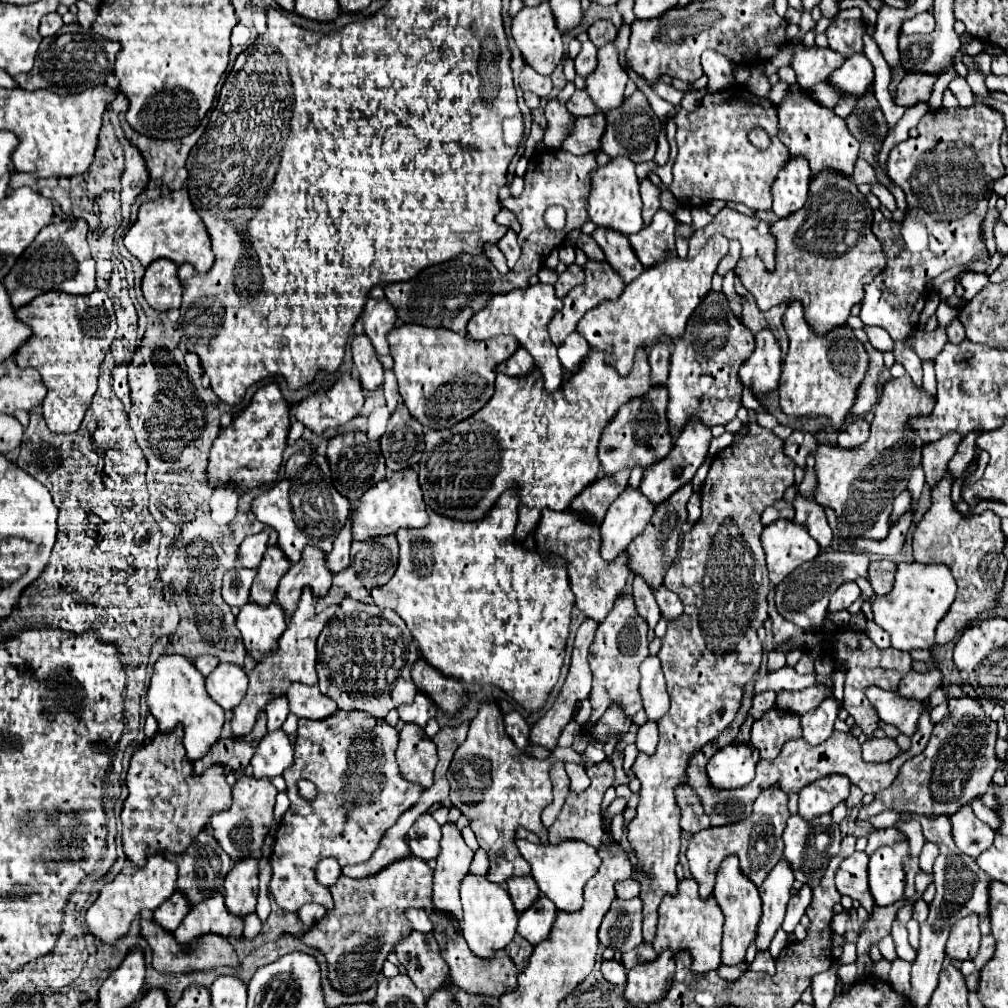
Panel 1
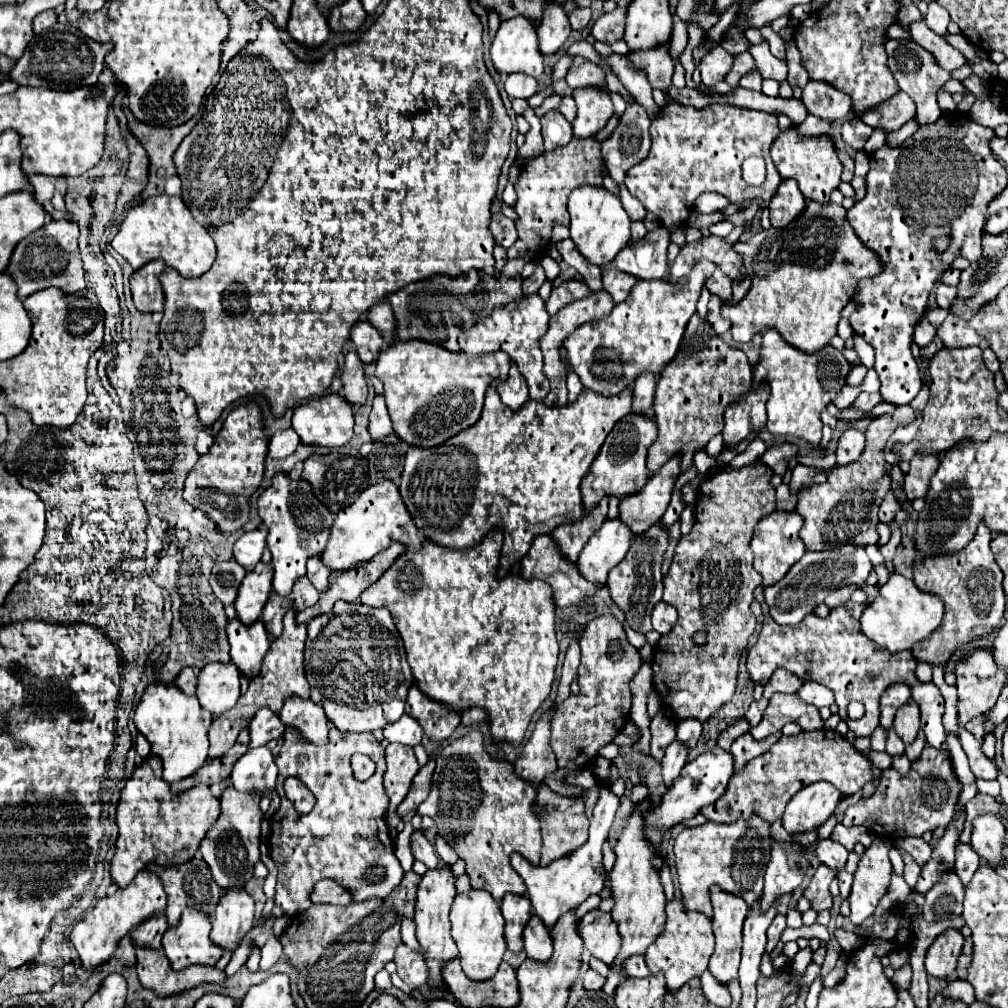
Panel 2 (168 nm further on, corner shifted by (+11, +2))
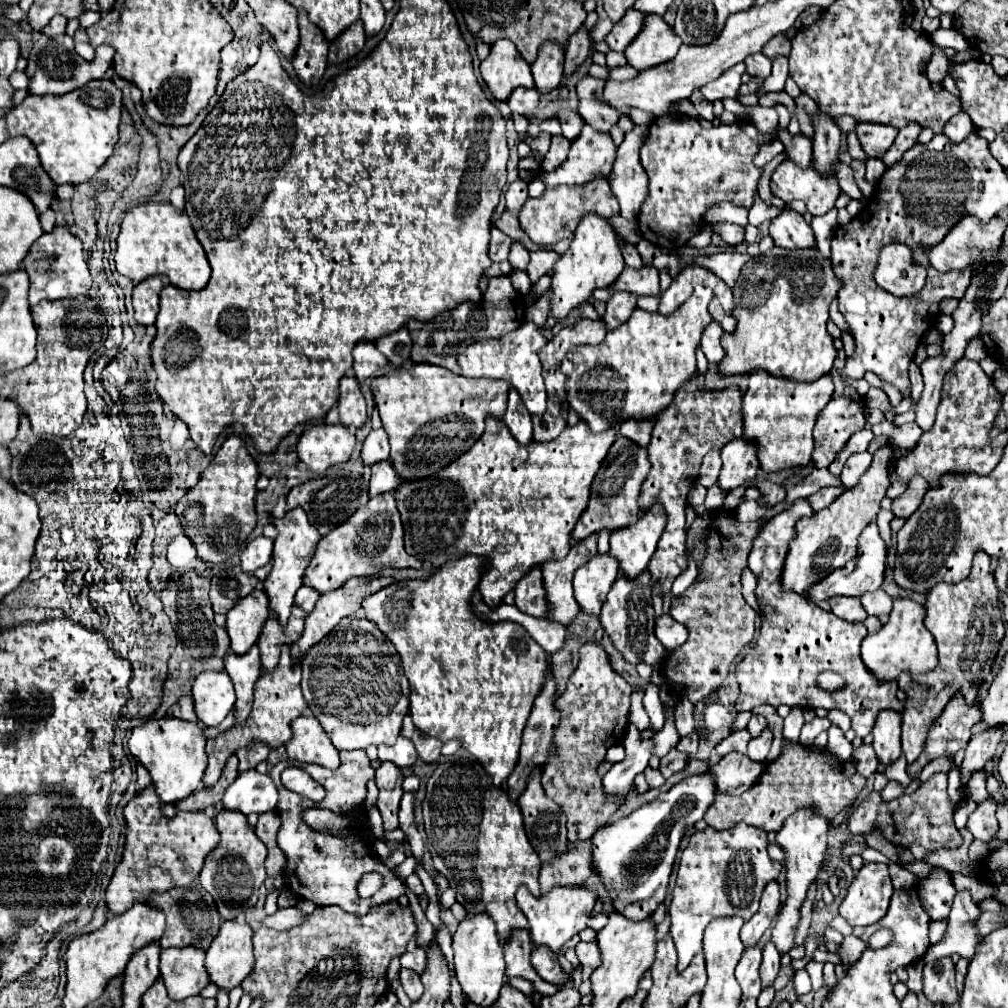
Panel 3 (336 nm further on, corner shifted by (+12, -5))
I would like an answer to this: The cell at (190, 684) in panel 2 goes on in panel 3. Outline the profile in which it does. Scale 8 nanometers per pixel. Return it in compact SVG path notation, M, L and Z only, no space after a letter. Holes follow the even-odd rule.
M183 696L179 702L175 702L173 708L171 708L171 714L173 714L175 718L179 718L179 720L199 722L199 718L197 718L195 712L193 712L193 700L191 700L191 696Z

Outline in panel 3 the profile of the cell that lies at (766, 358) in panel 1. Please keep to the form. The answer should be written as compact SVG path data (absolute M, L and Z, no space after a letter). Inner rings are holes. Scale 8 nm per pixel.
M739 438L729 442L723 450L721 450L721 458L723 458L723 468L717 480L717 486L727 494L739 486L747 486L755 476L757 476L757 468L759 468L759 460L757 460L757 448L751 446L751 442Z

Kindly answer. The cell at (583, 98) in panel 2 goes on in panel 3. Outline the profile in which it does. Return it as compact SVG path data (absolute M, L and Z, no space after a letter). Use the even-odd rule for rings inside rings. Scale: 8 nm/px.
M589 124L583 126L579 138L571 142L569 158L551 174L537 174L547 188L559 184L587 184L595 178L609 178L615 160L615 144L609 134L593 130Z

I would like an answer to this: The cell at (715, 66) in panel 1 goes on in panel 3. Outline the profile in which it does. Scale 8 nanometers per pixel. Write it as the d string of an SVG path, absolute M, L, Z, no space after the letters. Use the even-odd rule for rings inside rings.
M735 64L731 70L727 70L723 76L719 76L717 80L713 82L707 82L707 86L701 88L701 94L709 100L709 102L715 102L715 100L723 100L727 96L735 98L737 96L737 90L741 86L741 76L745 72L745 64Z

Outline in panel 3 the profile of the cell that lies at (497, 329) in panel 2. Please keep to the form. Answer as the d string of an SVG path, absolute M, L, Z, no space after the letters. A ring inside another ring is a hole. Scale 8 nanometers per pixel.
M523 322L517 330L505 334L501 340L485 340L485 342L473 342L465 348L465 354L457 358L457 364L461 366L461 374L467 378L495 378L505 380L509 386L513 386L523 404L527 406L531 416L539 416L545 412L545 384L541 376L541 362L539 362L539 350L547 344L545 336L539 332L539 328L533 322Z

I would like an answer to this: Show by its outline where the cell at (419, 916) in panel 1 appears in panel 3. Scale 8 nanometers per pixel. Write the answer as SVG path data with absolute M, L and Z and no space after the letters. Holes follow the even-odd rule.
M413 948L413 950L405 952L405 954L401 956L401 966L403 966L403 968L411 968L411 970L415 970L417 974L423 974L423 970L427 968L427 954L425 954L425 950Z

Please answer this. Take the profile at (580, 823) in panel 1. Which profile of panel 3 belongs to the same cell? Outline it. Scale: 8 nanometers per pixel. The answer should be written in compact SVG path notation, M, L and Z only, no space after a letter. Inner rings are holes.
M591 842L569 844L569 852L541 866L541 894L555 886L583 886L591 876Z

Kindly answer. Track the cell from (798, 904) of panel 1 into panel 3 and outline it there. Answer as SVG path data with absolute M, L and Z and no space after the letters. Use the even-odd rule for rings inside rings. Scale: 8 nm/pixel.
M769 942L765 948L763 948L763 962L761 962L761 982L763 982L763 988L767 986L773 986L777 974L779 974L779 952L777 948Z

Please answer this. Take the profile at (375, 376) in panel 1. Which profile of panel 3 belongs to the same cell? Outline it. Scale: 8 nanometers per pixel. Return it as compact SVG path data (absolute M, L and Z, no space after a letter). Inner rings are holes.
M345 376L339 382L339 422L343 426L361 428L367 420L365 398L359 390L359 382L353 376Z

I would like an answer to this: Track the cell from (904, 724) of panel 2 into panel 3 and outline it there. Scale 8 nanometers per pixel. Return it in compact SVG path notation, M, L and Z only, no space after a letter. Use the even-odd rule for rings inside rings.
M975 554L971 576L959 584L937 584L927 594L925 626L937 640L939 664L929 674L901 674L899 684L907 688L903 710L903 754L907 762L915 762L923 752L931 724L941 716L947 702L961 692L965 702L971 704L979 698L979 686L991 676L997 658L1005 624L999 610L999 592L991 574L991 560L987 554Z

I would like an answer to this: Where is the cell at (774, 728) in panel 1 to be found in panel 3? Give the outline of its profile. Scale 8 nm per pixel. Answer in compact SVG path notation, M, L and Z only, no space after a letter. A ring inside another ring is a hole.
M731 752L723 756L715 766L711 766L709 774L713 776L715 790L719 794L739 796L757 782L763 770L765 770L763 764L751 762L745 754Z

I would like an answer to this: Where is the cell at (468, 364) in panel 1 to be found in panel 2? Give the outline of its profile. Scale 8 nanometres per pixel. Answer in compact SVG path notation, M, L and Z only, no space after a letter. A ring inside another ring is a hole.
M410 339L408 343L398 341L384 349L376 359L376 377L384 383L384 399L390 411L392 427L402 441L420 447L434 447L450 439L452 435L468 429L480 417L484 405L486 387L496 377L506 377L510 359L504 351L492 351L484 355L464 355L462 351L448 351L436 343L422 343L422 339Z

